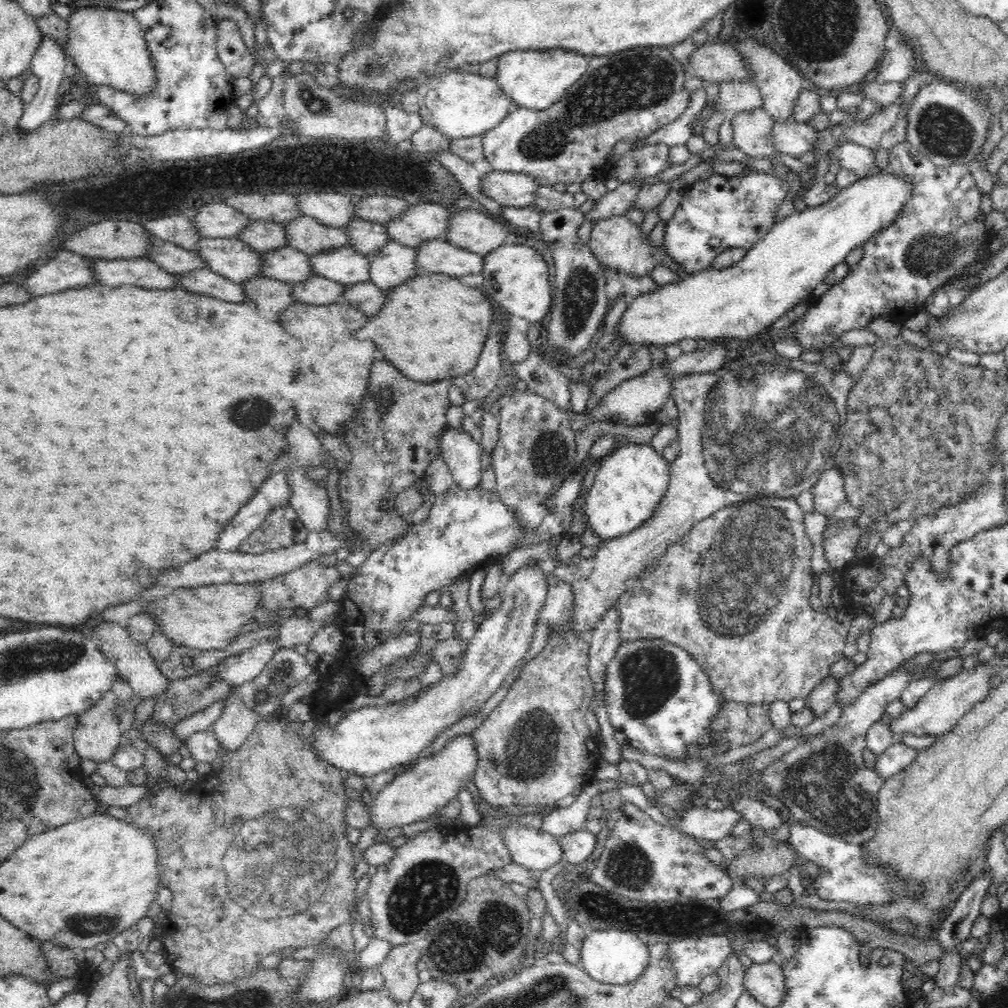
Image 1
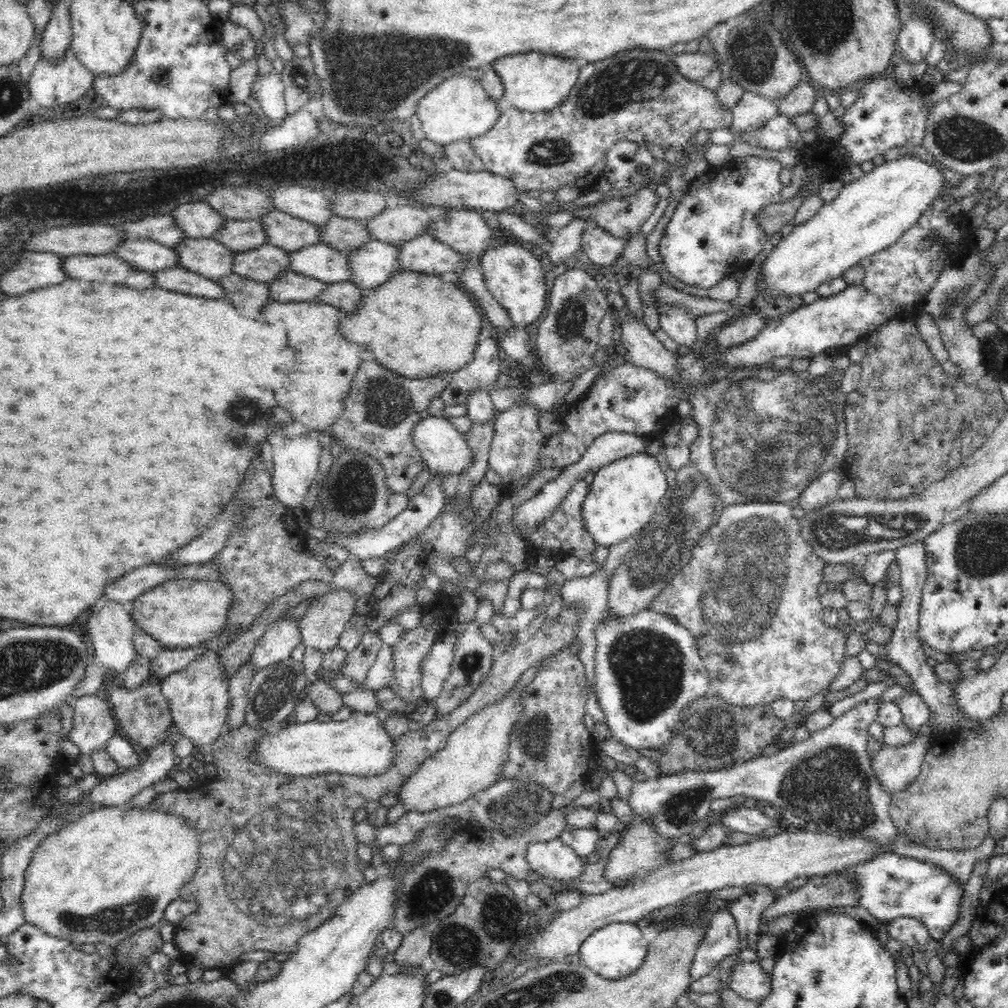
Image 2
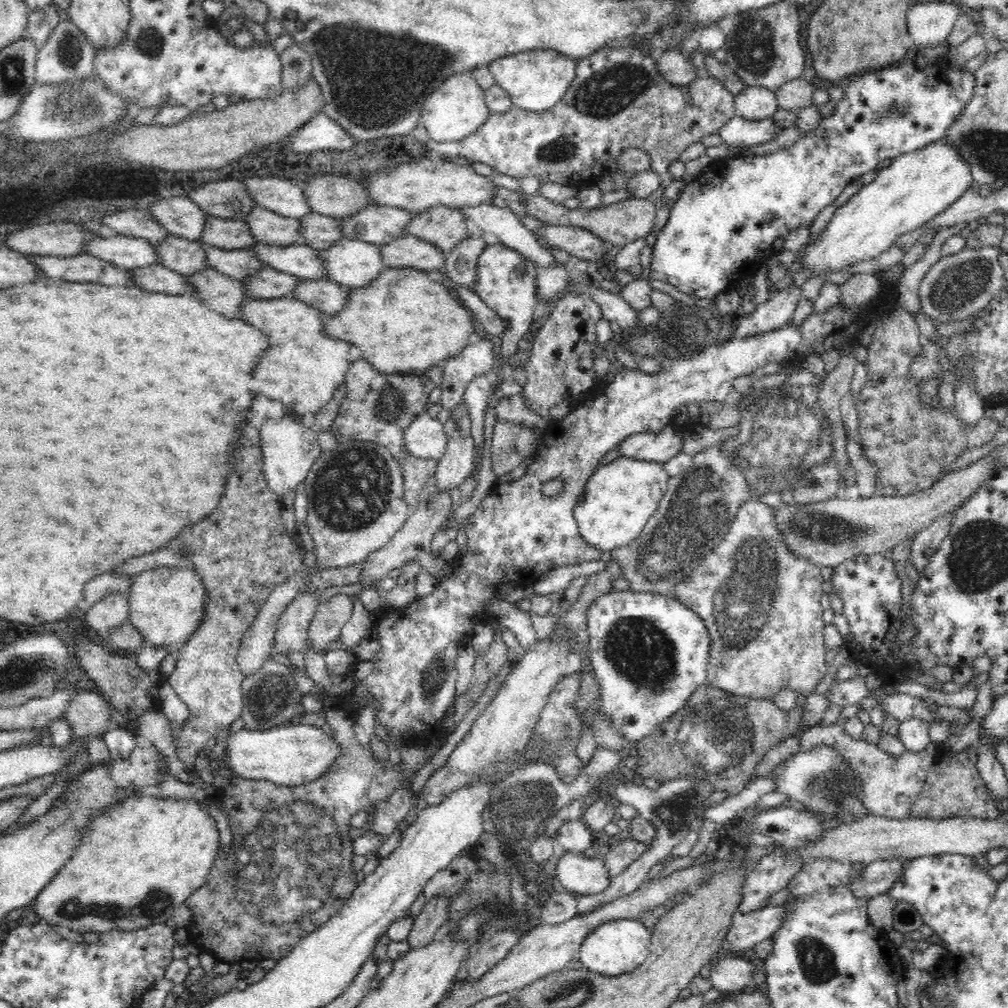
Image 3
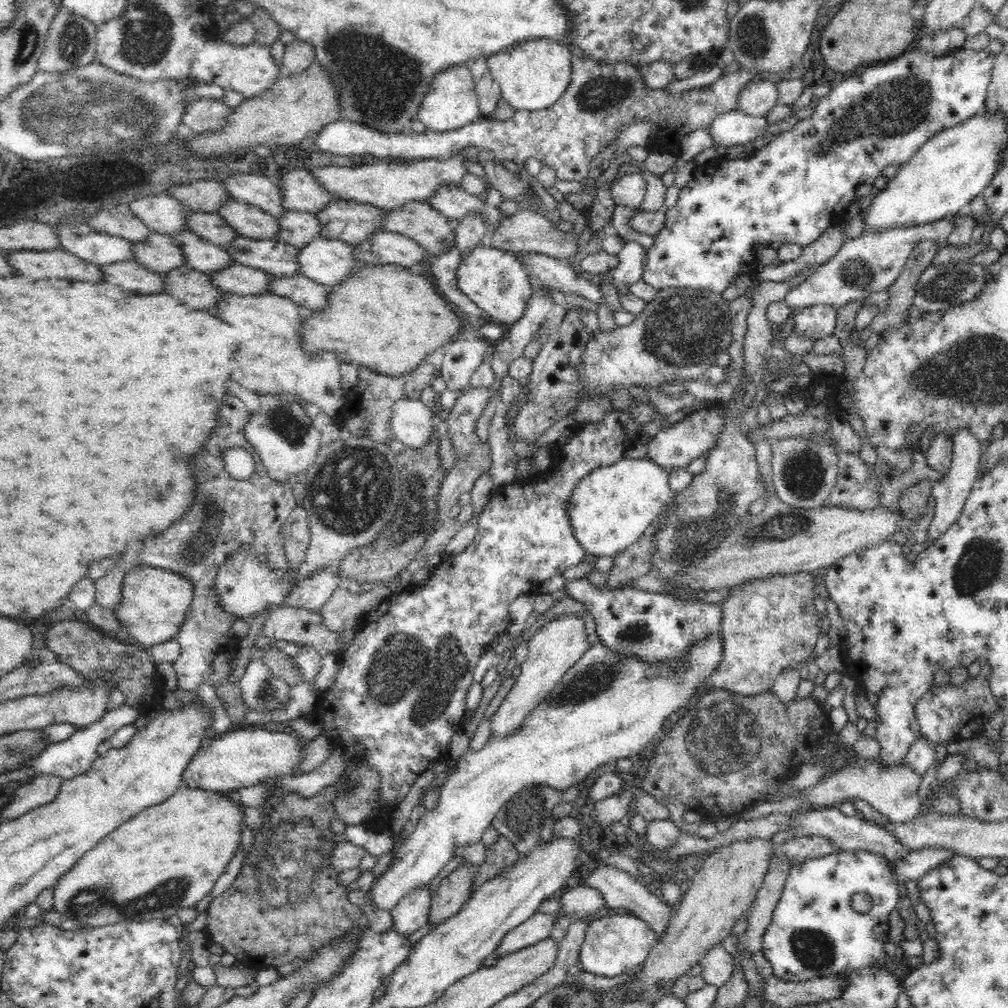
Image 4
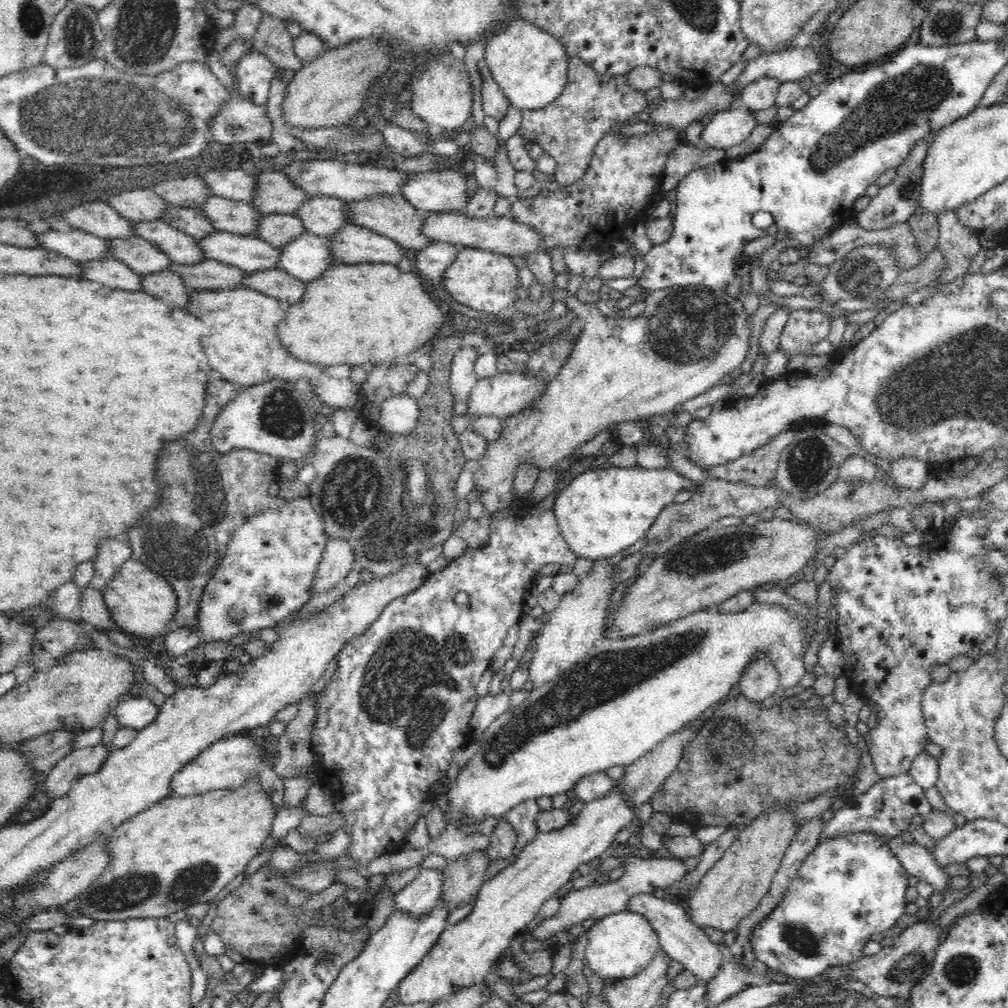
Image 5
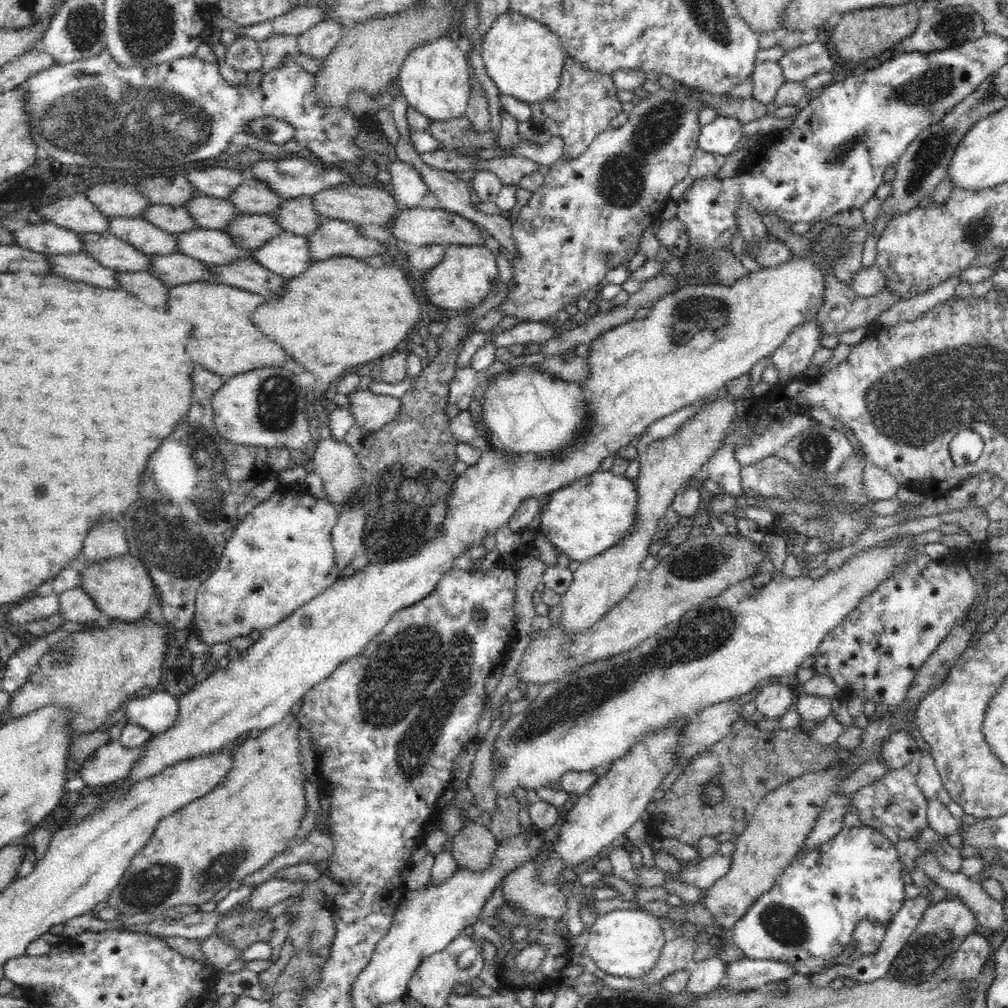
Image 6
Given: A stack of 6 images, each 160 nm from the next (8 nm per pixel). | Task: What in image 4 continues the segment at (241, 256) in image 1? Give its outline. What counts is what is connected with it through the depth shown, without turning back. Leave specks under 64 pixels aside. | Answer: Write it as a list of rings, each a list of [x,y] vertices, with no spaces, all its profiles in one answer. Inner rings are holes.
[[[151,230],[150,236],[132,246],[134,259],[151,272],[164,275],[185,264],[180,245],[174,243],[172,235]]]

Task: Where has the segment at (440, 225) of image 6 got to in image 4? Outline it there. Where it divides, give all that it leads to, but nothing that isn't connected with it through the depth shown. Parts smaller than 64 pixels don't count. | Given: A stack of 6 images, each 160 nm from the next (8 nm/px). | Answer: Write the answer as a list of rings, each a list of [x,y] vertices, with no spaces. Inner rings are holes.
[[[528,209],[505,216],[488,235],[491,237],[491,247],[514,253],[517,256],[522,253],[536,253],[563,261],[572,260],[578,254],[578,246],[580,246],[572,231],[563,232],[543,214]]]

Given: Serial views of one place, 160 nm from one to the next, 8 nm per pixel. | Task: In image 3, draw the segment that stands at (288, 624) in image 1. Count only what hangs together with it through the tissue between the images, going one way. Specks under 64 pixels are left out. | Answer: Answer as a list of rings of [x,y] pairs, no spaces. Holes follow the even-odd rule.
[[[433,474],[430,478],[430,484],[424,488],[424,492],[420,496],[420,506],[412,514],[412,518],[408,518],[408,522],[405,522],[404,526],[382,548],[366,556],[357,582],[360,586],[374,584],[374,582],[380,581],[383,576],[388,575],[394,568],[398,568],[404,565],[406,561],[412,560],[420,560],[424,564],[424,570],[435,576],[436,580],[448,578],[446,576],[448,574],[446,566],[434,566],[436,557],[432,555],[430,544],[432,544],[432,538],[438,532],[439,526],[446,521],[448,514],[454,509],[454,505],[449,497],[449,490],[438,490],[436,486],[435,474]],[[335,594],[319,604],[309,627],[309,642],[312,647],[328,647],[341,638],[341,628],[352,618],[352,596]]]

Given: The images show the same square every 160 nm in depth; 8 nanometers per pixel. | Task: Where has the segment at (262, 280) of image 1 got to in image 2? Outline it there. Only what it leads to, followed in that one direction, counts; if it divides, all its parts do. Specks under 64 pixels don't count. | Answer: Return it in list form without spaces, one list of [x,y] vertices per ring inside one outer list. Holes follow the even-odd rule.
[[[230,274],[216,280],[226,290],[226,299],[244,316],[248,318],[258,318],[264,310],[264,306],[270,303],[270,285],[268,283],[257,282],[244,276]]]

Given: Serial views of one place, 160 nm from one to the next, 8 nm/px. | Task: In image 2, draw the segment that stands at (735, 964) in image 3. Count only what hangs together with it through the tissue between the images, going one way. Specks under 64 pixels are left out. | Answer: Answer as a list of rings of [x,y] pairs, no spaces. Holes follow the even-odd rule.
[[[743,962],[730,972],[728,988],[746,1000],[764,1000],[772,990],[772,979],[759,962]]]

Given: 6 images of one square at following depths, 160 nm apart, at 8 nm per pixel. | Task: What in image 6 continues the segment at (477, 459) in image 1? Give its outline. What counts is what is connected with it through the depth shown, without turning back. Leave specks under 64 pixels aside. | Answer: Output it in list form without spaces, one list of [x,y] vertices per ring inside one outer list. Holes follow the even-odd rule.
[[[369,389],[356,390],[342,400],[350,403],[354,423],[368,431],[381,431],[399,418],[401,399],[390,395],[374,394]]]

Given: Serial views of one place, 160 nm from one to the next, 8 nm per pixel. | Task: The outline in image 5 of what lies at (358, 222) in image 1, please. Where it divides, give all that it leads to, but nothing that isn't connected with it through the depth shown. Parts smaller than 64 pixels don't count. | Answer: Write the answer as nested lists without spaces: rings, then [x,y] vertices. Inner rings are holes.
[[[291,213],[263,215],[254,235],[280,249],[305,233],[300,217]]]

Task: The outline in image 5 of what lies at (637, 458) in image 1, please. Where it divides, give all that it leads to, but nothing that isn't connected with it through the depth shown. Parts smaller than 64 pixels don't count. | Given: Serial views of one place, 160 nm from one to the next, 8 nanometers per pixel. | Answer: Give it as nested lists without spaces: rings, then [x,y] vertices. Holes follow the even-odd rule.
[[[638,465],[628,468],[610,466],[605,469],[585,470],[571,479],[559,492],[553,506],[554,514],[558,519],[562,537],[572,552],[576,553],[578,558],[600,561],[626,550],[643,539],[663,508],[674,501],[675,494],[682,489],[690,489],[690,492],[699,491],[699,485],[694,485],[669,466],[651,469]]]

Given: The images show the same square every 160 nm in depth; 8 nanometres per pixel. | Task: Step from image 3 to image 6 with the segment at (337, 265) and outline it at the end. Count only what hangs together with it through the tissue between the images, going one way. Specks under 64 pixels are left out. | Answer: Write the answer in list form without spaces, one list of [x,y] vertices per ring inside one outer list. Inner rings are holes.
[[[286,231],[256,248],[252,258],[285,280],[302,275],[314,261],[306,237]]]

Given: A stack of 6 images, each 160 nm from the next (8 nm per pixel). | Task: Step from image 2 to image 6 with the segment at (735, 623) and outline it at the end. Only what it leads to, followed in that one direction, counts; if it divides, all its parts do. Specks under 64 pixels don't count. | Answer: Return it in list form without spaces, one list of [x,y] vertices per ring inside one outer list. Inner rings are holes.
[[[776,680],[762,688],[755,698],[757,712],[762,714],[763,719],[783,716],[792,704],[792,692],[787,686],[780,685]]]

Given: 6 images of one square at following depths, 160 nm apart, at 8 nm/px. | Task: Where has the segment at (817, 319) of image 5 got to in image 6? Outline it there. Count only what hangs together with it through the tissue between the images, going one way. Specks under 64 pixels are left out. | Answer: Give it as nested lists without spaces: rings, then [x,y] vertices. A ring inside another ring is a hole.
[[[815,319],[799,324],[773,352],[772,364],[779,370],[779,382],[784,385],[796,379],[806,379],[804,370],[808,368],[814,352],[819,346],[822,331]]]

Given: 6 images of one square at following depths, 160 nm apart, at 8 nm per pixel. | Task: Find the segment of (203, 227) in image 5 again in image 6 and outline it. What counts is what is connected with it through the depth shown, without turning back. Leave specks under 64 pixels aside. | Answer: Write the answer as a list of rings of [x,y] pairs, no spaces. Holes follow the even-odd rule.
[[[164,204],[150,205],[140,215],[144,220],[158,226],[158,228],[174,234],[182,234],[199,228],[186,206],[171,206]]]

